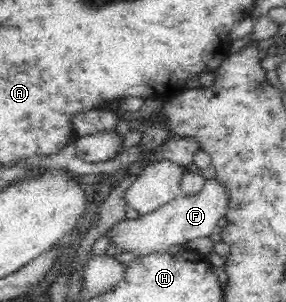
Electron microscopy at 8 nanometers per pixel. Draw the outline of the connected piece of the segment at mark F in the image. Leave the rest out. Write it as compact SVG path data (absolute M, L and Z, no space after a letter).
M215 178L205 181L204 187L198 195L182 195L146 215L116 221L110 229L106 229L104 236L109 238L110 246L114 249L119 249L121 253L133 253L135 259L152 254L163 254L168 252L172 246L186 245L198 237L208 237L218 225L218 219L225 215L227 208L228 194L224 192L224 186Z

